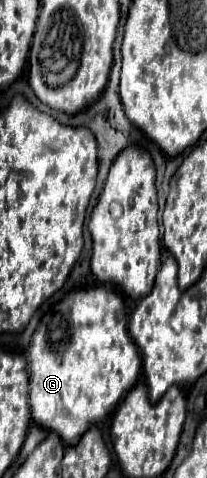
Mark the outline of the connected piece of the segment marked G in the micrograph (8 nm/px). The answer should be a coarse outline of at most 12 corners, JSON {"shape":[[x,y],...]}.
{"shape":[[77,289],[29,347],[31,417],[65,445],[141,373],[123,297]]}

